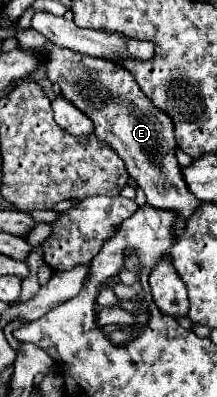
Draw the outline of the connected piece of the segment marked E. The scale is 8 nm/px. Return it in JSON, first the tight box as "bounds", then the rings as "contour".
{"bounds":[16,28,200,219],"contour":[[[32,28],[18,31],[16,35],[18,43],[22,49],[46,49],[50,53],[46,67],[48,67],[48,79],[52,83],[58,83],[62,89],[62,97],[66,97],[68,101],[74,103],[74,107],[78,107],[86,117],[90,117],[90,121],[94,123],[94,133],[98,139],[106,141],[116,153],[118,157],[126,163],[126,169],[130,173],[132,179],[136,179],[138,187],[146,193],[148,205],[156,207],[156,209],[170,209],[176,211],[180,219],[186,219],[188,215],[192,215],[192,211],[200,205],[200,201],[190,193],[184,177],[182,177],[182,167],[176,159],[176,135],[174,135],[174,125],[170,121],[168,113],[162,113],[162,109],[154,109],[154,103],[142,93],[142,89],[138,89],[138,83],[134,81],[134,75],[124,69],[124,65],[118,65],[114,61],[106,61],[106,59],[96,59],[96,57],[88,57],[82,53],[74,53],[70,49],[52,45],[50,41],[46,41],[44,37]]]}

